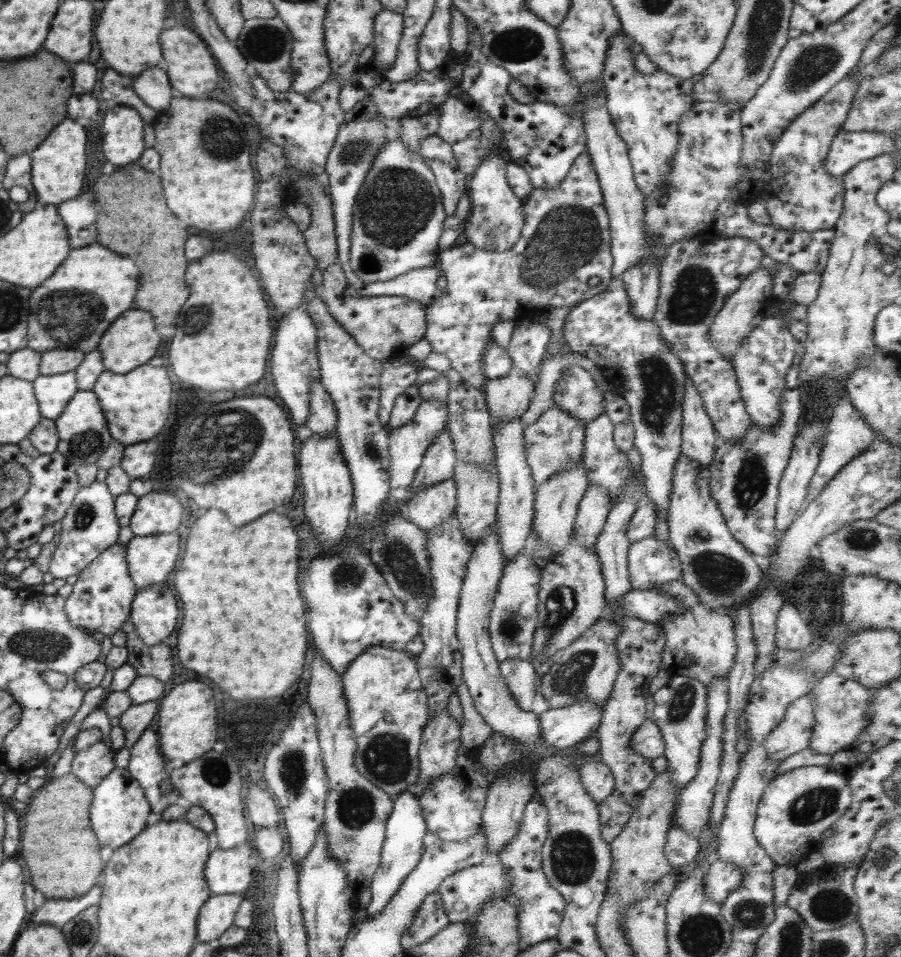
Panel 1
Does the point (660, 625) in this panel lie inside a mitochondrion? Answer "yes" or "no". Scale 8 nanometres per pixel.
no

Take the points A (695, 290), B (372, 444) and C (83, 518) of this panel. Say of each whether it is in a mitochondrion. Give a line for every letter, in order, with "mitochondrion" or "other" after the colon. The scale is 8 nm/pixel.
A: mitochondrion
B: mitochondrion
C: mitochondrion

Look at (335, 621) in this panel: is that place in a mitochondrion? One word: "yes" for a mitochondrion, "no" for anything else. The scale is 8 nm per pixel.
no

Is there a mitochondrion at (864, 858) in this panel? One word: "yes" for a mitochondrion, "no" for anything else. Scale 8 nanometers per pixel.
no

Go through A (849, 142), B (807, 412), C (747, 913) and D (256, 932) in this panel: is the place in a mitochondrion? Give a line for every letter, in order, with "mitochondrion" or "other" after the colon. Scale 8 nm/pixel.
A: other
B: other
C: mitochondrion
D: other

